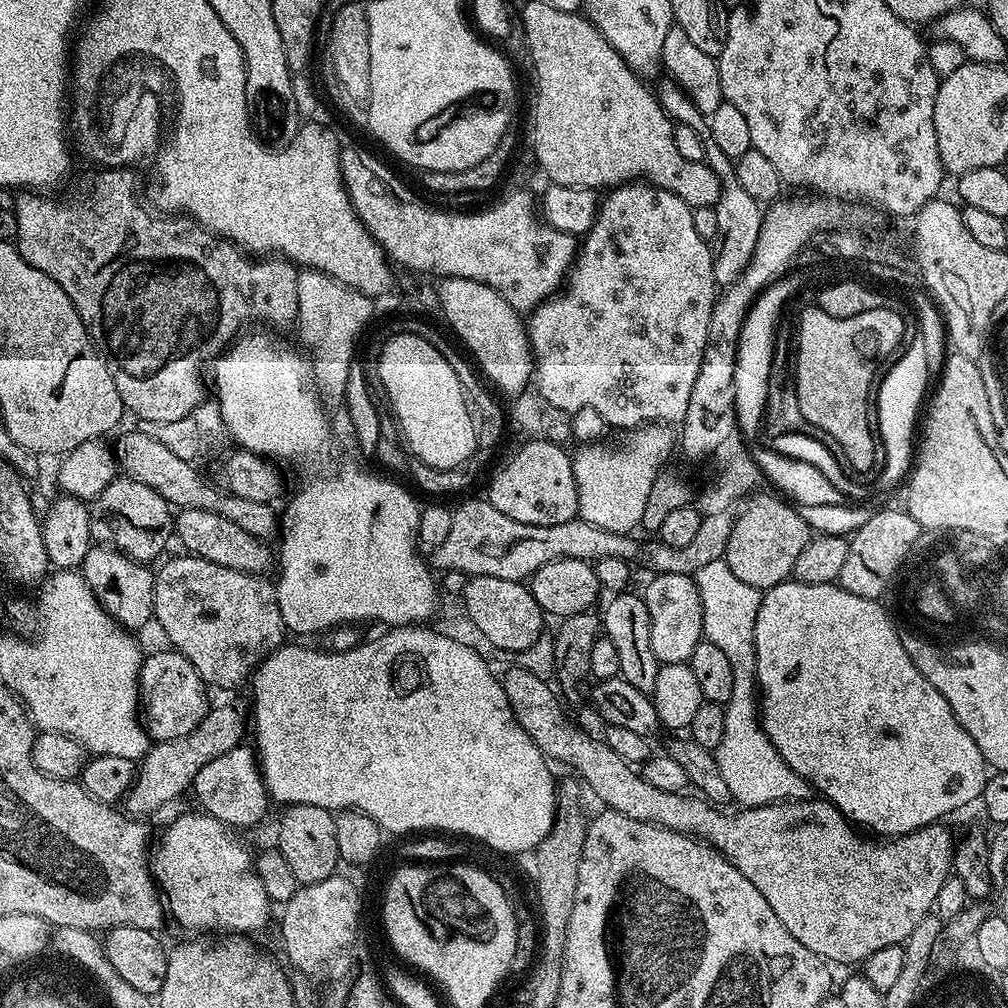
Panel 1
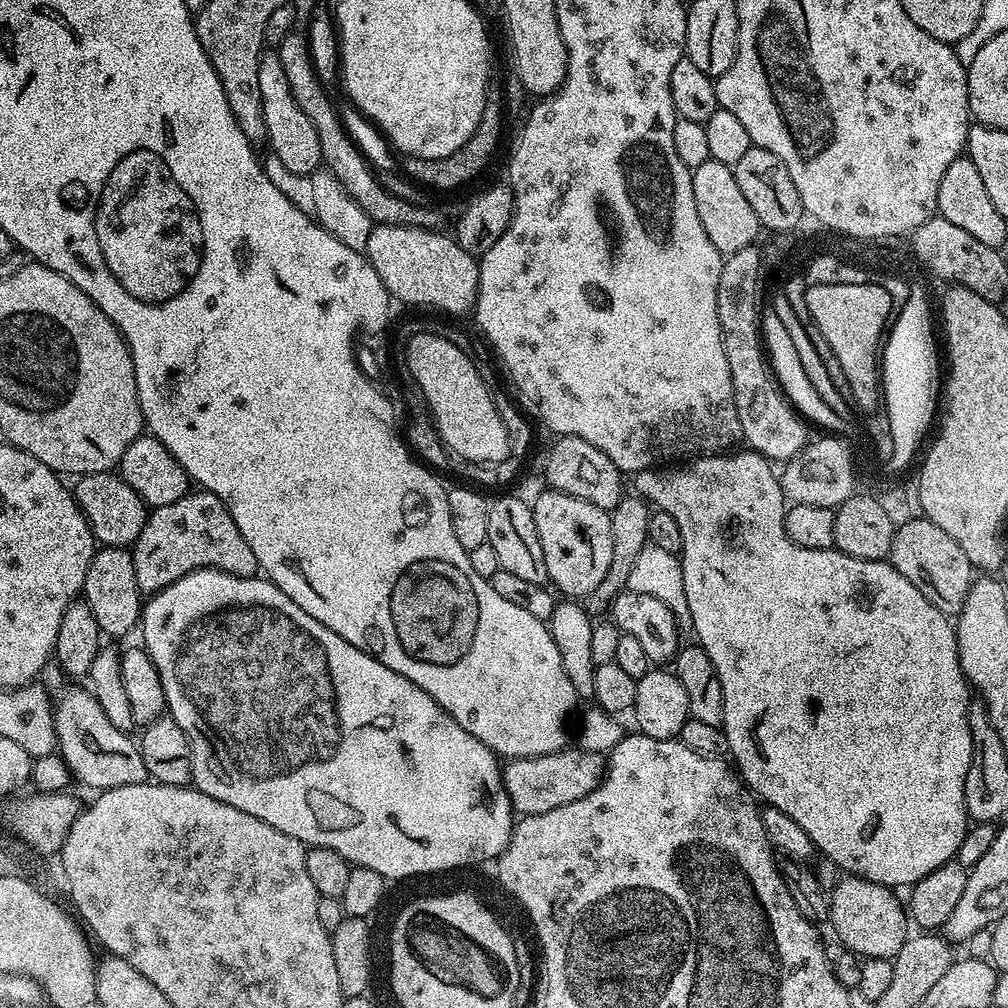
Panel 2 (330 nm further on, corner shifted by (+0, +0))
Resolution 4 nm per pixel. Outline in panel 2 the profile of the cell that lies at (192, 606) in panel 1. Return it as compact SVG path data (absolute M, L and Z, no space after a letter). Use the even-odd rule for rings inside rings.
M203 490L189 491L178 502L170 502L170 506L151 509L142 534L138 534L130 551L134 578L144 594L161 592L197 568L219 568L235 576L255 576L258 572L254 550L242 538L242 530L230 518L230 510L214 493Z

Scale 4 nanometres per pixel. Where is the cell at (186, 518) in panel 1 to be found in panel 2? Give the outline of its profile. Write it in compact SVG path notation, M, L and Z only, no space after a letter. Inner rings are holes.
M115 471L81 476L75 484L76 504L97 541L109 548L127 549L135 544L138 534L142 534L142 526L148 520L149 509L144 499L134 490L130 490L128 483L121 480Z

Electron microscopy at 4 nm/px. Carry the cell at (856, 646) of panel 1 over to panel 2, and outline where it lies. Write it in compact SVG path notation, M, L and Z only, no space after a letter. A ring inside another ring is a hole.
M743 451L705 454L679 466L664 466L659 470L647 468L645 472L637 472L634 476L635 491L649 505L670 514L674 522L678 522L678 530L682 530L682 552L679 557L686 603L690 605L690 618L694 618L695 639L706 650L706 654L710 654L718 682L722 682L722 727L728 739L728 751L734 764L736 759L735 767L745 785L761 801L764 799L763 803L767 807L782 810L782 814L794 818L794 822L798 822L798 826L810 834L813 849L819 855L821 852L830 863L837 864L841 873L893 890L907 889L926 878L930 870L938 870L938 866L953 859L970 827L970 817L964 810L966 774L972 761L968 725L970 685L958 658L956 629L946 613L938 610L938 606L934 606L930 598L926 598L926 594L914 586L914 582L902 578L902 574L898 574L898 570L887 559L863 560L838 552L835 547L810 550L794 543L784 529L786 501L779 479L774 475L773 465L762 454Z

